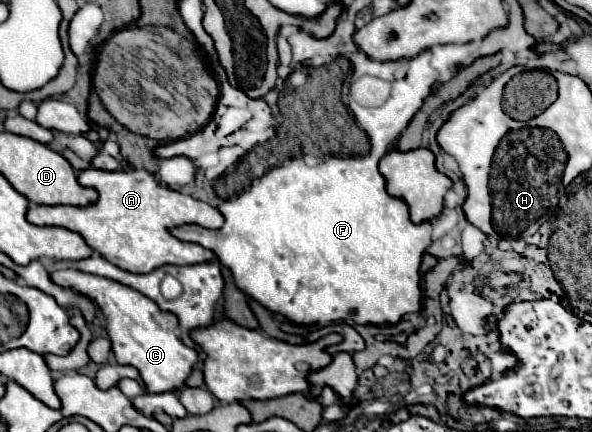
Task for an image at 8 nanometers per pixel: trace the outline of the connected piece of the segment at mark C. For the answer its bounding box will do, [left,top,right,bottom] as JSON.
[51,270,199,394]

